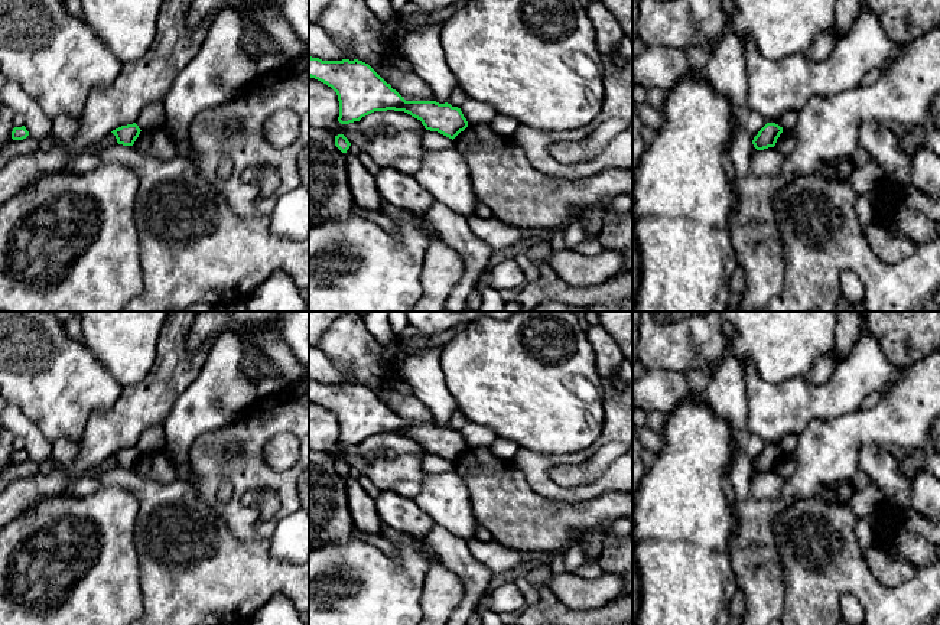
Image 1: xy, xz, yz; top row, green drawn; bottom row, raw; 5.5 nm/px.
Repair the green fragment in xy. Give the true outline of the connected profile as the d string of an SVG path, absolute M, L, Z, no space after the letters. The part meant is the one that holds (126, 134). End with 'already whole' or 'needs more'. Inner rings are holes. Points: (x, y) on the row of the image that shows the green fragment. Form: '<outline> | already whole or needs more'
M133 123L133 124L121 126L113 130L111 133L116 136L118 144L133 146L140 131L142 130L139 128L139 126Z | already whole

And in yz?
M767 123L754 137L752 144L757 150L774 147L781 133L783 127L775 123Z | already whole

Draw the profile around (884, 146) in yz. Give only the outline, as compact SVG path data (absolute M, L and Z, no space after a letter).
M865 121L858 130L858 144L881 165L885 178L907 186L913 179L913 159L904 152L900 136L878 123Z

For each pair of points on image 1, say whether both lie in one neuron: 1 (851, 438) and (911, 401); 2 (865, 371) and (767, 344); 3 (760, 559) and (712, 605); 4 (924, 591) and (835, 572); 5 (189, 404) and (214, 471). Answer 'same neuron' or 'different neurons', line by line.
1: same neuron
2: different neurons
3: different neurons
4: same neuron
5: different neurons

